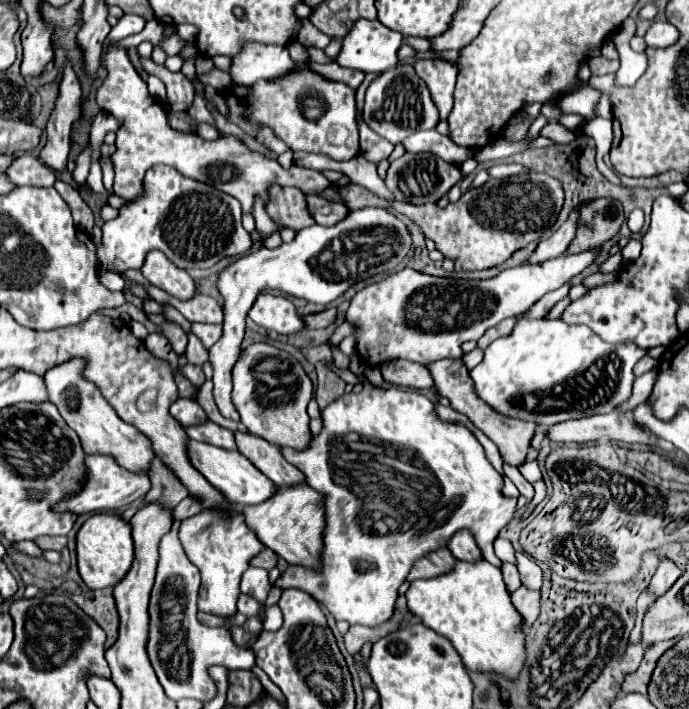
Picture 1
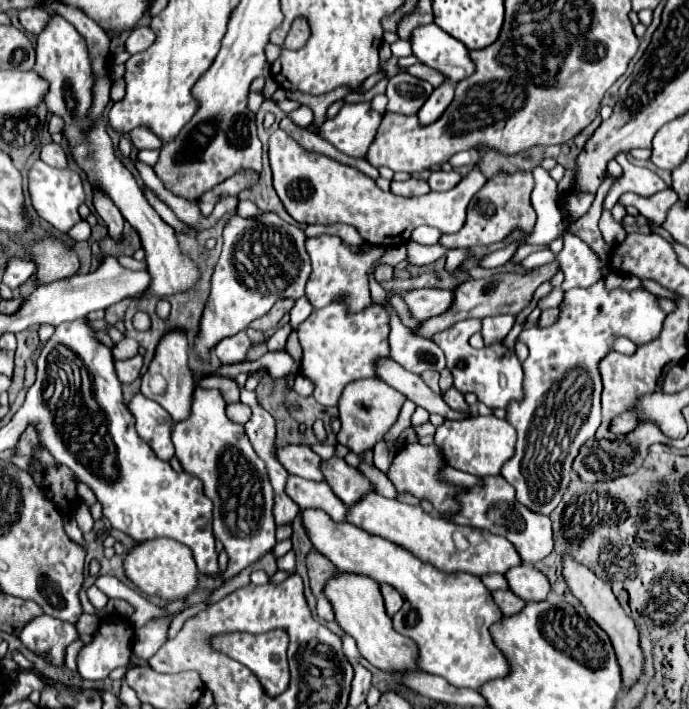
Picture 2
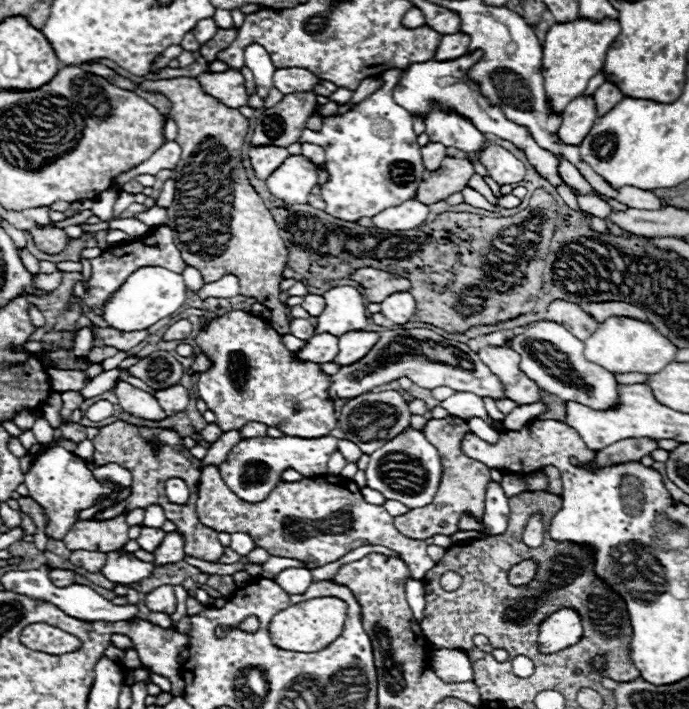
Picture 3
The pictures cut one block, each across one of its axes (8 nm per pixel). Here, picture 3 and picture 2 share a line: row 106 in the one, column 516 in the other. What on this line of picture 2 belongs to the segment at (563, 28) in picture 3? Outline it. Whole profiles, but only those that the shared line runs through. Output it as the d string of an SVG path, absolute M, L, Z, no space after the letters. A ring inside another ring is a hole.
M374 490L368 492L356 504L348 506L348 522L370 534L382 536L382 538L410 550L420 560L430 562L444 572L470 572L474 576L484 576L484 574L492 574L492 572L504 574L508 568L518 566L522 562L516 548L504 536L490 534L488 530L460 526L460 524L448 522L440 516L430 516L420 506L402 504L400 500L388 500ZM456 530L460 530L464 534L464 538L470 542L470 548L464 552L458 552L454 548L452 534Z

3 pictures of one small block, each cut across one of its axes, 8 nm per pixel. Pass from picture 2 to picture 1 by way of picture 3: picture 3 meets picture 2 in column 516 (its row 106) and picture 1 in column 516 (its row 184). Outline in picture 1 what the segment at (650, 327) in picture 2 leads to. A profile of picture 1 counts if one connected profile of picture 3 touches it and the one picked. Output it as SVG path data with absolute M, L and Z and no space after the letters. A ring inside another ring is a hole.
M518 552L516 560L518 560L518 572L520 572L522 586L526 586L530 590L540 590L540 586L542 586L542 570L538 568L538 564L524 552Z

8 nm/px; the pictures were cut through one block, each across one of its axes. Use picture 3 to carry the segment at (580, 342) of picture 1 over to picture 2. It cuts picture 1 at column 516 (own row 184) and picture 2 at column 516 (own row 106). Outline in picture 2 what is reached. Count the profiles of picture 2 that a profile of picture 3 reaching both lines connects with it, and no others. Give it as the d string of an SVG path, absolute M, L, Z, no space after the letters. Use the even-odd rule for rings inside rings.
M446 332L444 336L444 354L450 372L454 374L454 386L462 394L476 394L478 402L488 404L488 408L508 408L512 400L520 402L524 398L522 390L522 368L516 352L508 350L502 342L486 346L482 350L474 350L470 344L460 342L460 332ZM452 350L452 352L448 352Z

